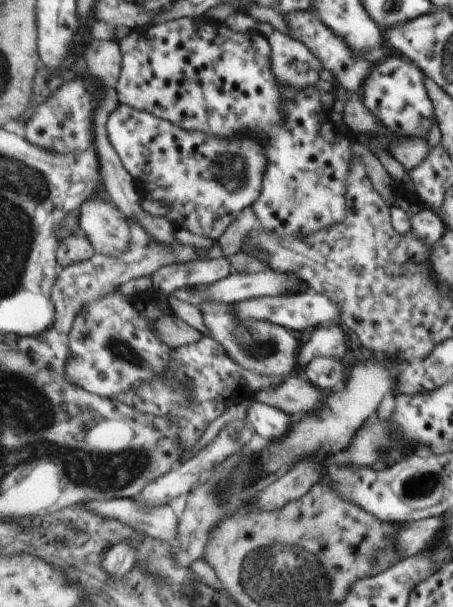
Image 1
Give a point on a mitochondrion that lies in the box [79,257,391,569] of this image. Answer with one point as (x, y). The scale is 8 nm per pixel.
(117, 346)

